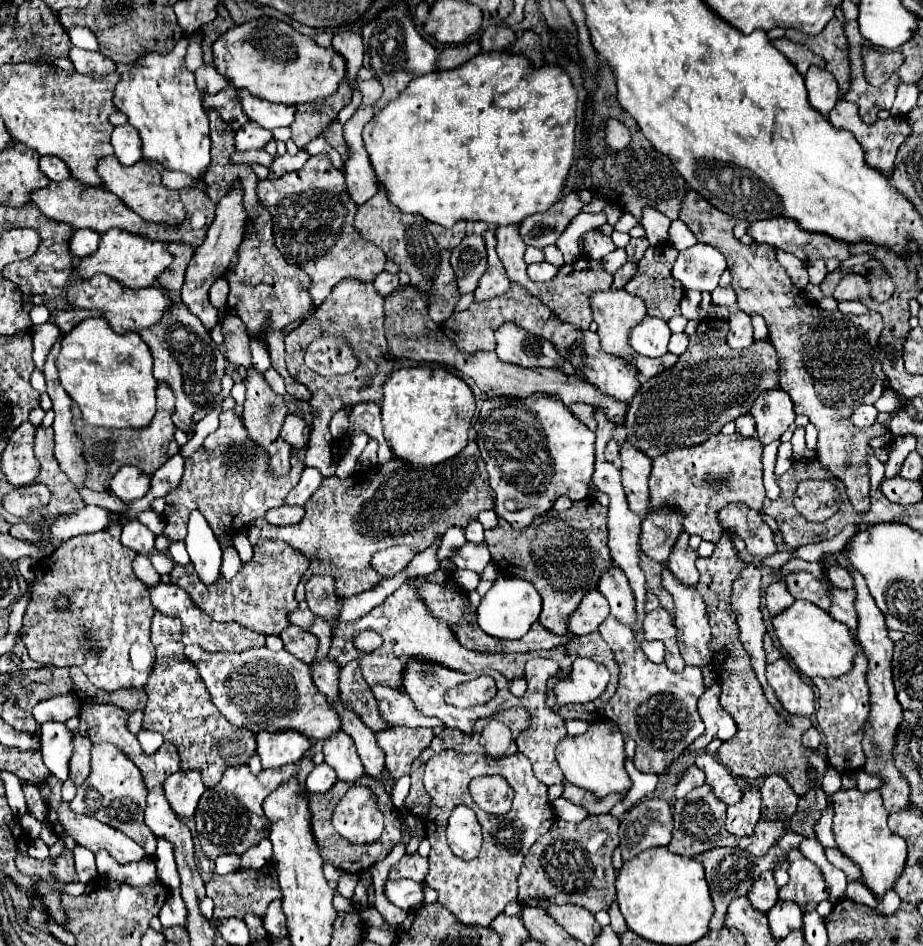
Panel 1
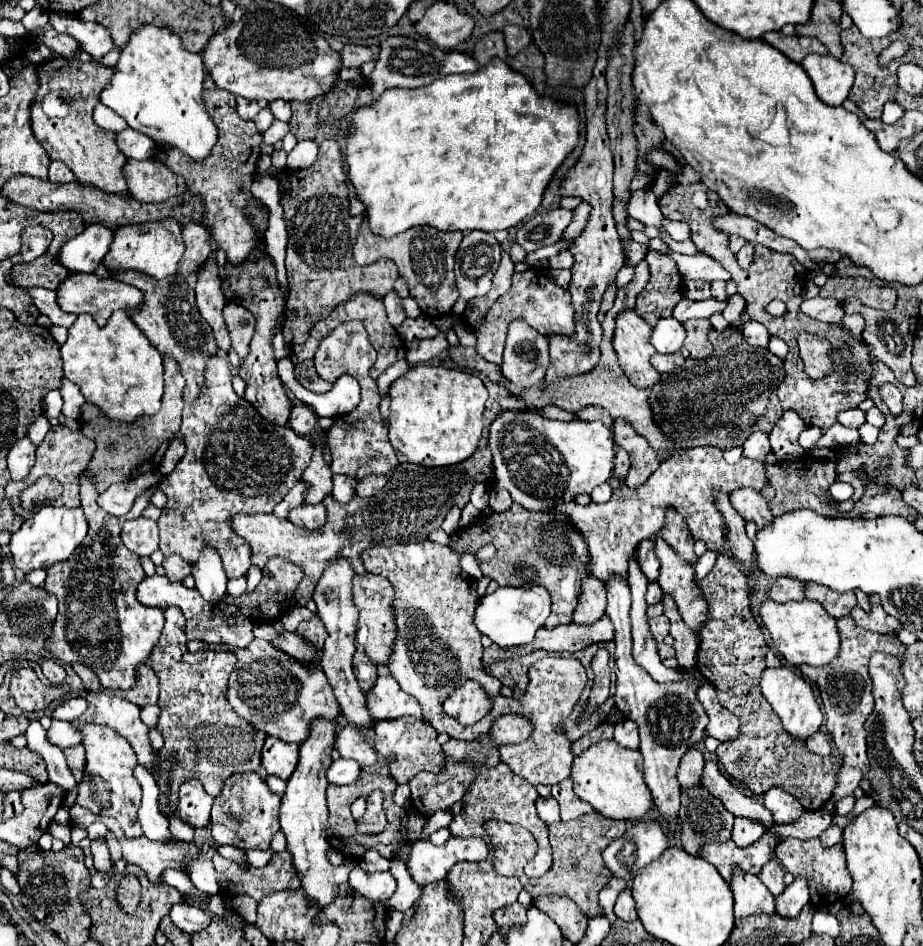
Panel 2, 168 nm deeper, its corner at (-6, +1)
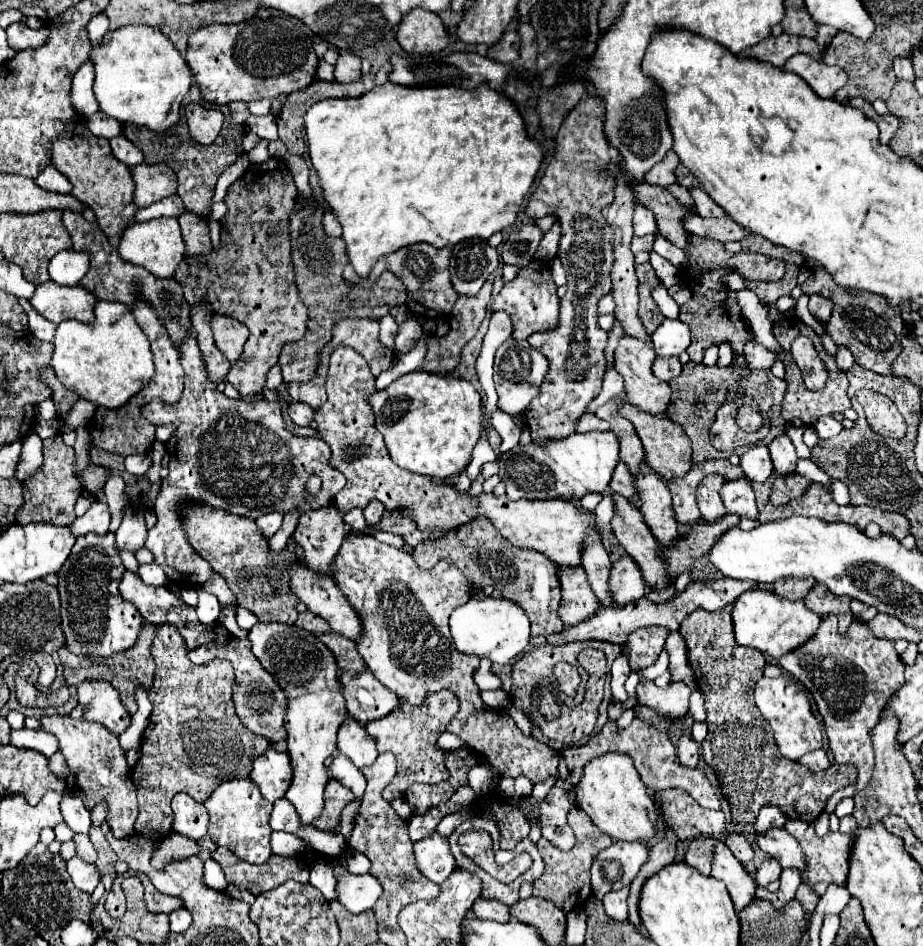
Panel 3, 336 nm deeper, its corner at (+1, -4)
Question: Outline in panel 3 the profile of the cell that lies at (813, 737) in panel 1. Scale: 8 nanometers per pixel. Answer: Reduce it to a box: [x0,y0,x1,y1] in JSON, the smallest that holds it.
[799,748,831,772]

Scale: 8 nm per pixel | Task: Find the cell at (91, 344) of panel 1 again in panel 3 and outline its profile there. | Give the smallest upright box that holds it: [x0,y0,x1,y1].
[51,300,155,408]

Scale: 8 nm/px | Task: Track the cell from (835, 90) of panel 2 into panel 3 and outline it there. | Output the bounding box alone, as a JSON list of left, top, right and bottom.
[783,54,847,98]

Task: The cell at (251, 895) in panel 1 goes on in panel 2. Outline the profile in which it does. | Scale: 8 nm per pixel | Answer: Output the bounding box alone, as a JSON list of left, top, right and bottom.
[212,851,298,903]

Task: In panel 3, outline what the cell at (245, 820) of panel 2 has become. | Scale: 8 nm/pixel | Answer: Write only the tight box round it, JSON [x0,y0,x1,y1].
[205,780,273,864]

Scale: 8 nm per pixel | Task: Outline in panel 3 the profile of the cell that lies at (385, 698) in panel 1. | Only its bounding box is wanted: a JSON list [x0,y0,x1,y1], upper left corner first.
[339,668,399,724]

